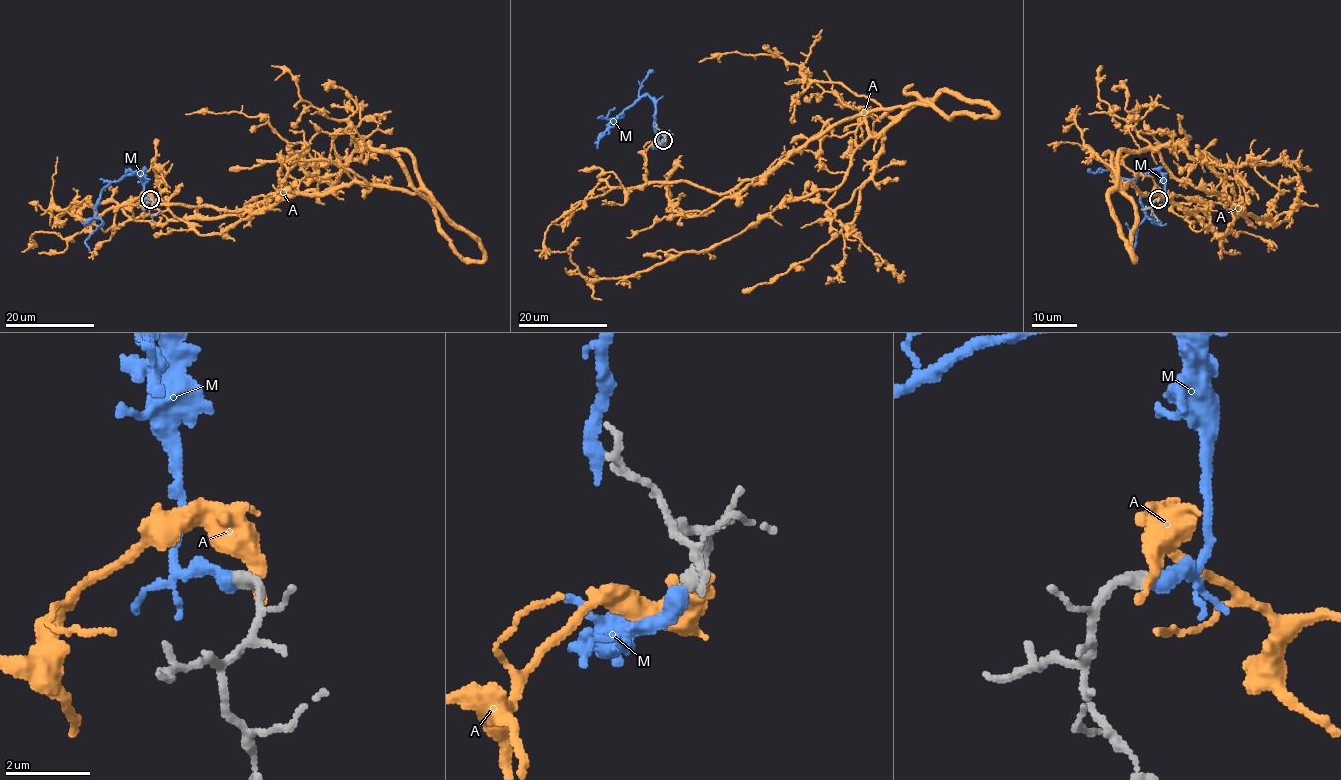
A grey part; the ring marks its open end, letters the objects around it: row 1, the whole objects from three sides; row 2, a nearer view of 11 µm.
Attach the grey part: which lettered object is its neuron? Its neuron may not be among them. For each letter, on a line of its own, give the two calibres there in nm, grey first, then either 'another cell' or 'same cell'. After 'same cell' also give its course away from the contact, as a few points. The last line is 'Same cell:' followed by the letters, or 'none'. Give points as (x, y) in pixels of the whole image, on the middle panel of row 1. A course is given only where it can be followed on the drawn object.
A: calibres 360 and 360 nm; another cell
M: calibres 340 and 400 nm; same cell; course (663, 141), (656, 146), (655, 106), (649, 96), (642, 95), (608, 127), (615, 120), (598, 117), (603, 116)
Same cell: M

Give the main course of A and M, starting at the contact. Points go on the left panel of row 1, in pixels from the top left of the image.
A: (151, 199), (131, 203), (268, 209), (420, 176), (406, 151), (357, 149), (323, 192), (224, 216), (29, 203)
M: (150, 199), (144, 169), (142, 179), (111, 181), (100, 193), (102, 224), (85, 241), (90, 249)

